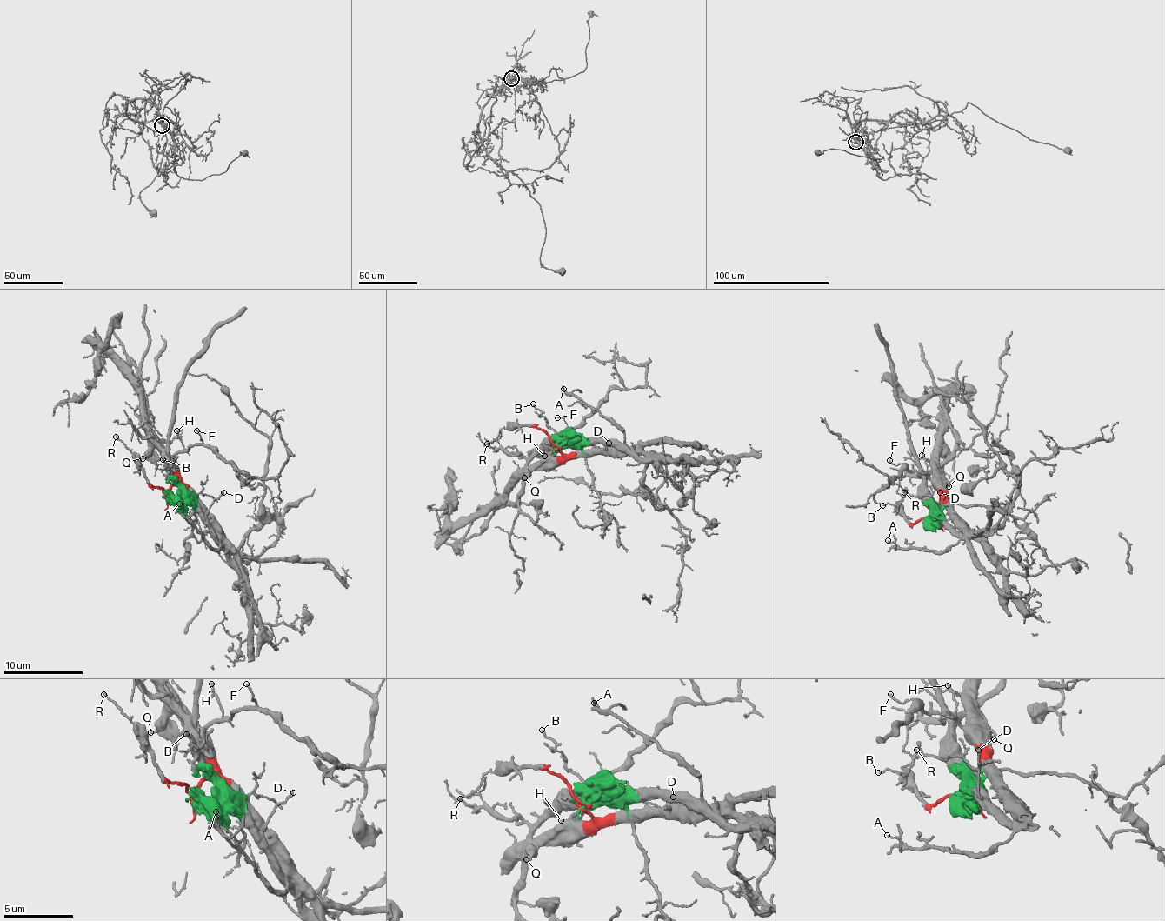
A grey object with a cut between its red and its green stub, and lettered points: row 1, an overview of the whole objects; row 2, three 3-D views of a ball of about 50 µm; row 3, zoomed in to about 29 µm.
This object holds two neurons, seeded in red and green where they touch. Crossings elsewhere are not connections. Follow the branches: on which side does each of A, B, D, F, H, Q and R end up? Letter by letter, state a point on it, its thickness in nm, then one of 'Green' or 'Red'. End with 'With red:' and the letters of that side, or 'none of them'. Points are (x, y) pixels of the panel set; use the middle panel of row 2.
A: Place: (563, 389). Thickness 120 nm. Green
B: Place: (533, 403). Thickness 130 nm. Green
D: Place: (609, 443). Thickness 170 nm. Green
F: Place: (557, 417). Thickness 120 nm. Red
H: Place: (544, 456). Thickness 160 nm. Red
Q: Place: (524, 477). Thickness 320 nm. Red
R: Place: (487, 443). Thickness 110 nm. Red
With red: F, H, Q, R

